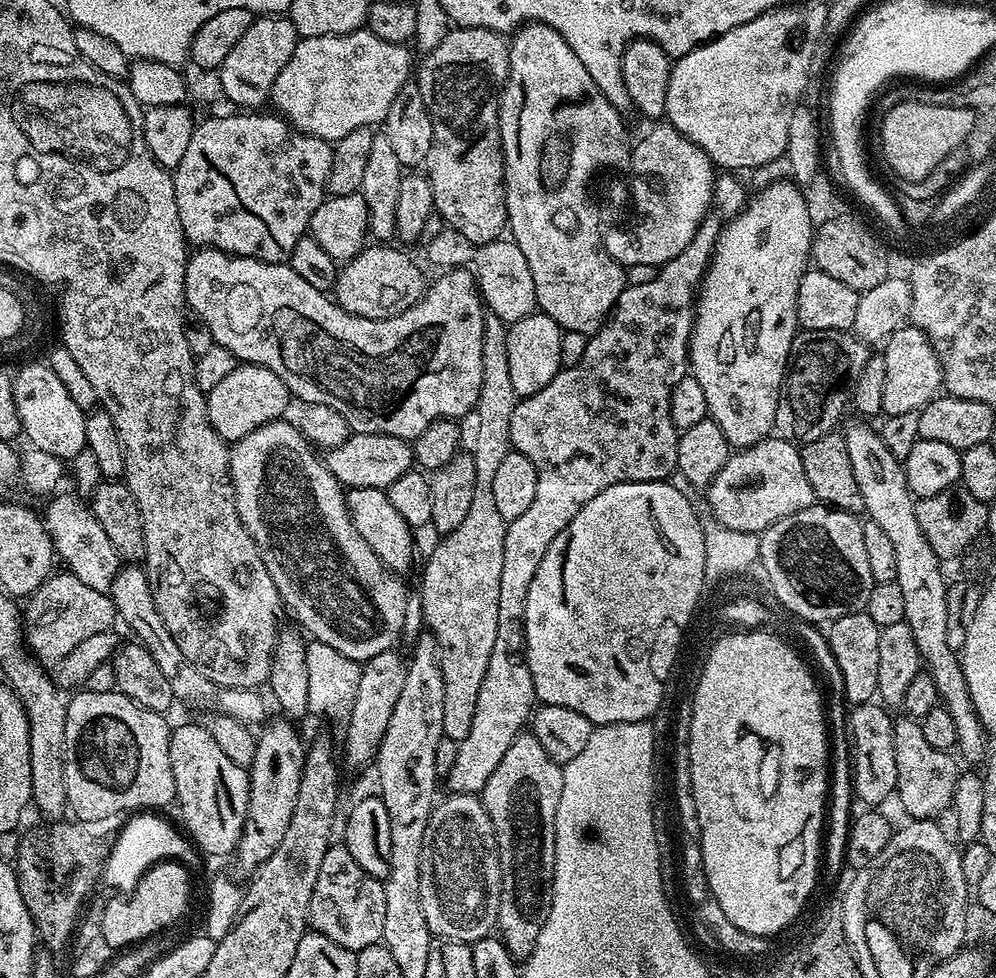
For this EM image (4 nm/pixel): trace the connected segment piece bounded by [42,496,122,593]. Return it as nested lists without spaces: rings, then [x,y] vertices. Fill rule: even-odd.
[[[62,496],[53,497],[46,514],[43,513],[43,524],[51,535],[53,551],[60,559],[67,571],[76,576],[86,586],[93,587],[99,593],[109,593],[112,581],[122,567],[122,558],[114,550],[113,543],[107,537],[106,532],[99,526],[98,520],[94,518],[91,509],[84,505],[77,497],[70,498]]]

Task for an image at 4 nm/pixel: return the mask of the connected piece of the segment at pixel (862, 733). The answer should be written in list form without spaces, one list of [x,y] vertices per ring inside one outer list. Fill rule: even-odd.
[[[880,702],[858,704],[851,711],[848,716],[848,732],[852,735],[850,759],[854,796],[864,806],[880,806],[888,795],[896,792],[898,766],[894,762],[894,720],[888,717],[889,709]]]

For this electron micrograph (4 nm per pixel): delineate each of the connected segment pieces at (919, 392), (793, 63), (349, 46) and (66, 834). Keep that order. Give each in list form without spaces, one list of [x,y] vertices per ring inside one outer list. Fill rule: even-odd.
[[[901,326],[888,337],[883,348],[882,355],[886,362],[886,390],[882,394],[884,416],[919,412],[931,400],[936,399],[944,383],[944,375],[932,343],[921,328]]]
[[[800,4],[797,8],[771,8],[763,12],[758,18],[750,22],[742,22],[742,26],[734,26],[734,30],[723,32],[715,40],[694,49],[690,54],[679,57],[672,65],[670,74],[670,90],[666,90],[666,120],[671,127],[680,131],[683,136],[690,138],[712,160],[713,165],[720,170],[736,170],[732,168],[760,168],[763,164],[772,164],[776,159],[781,159],[786,150],[786,134],[790,134],[790,117],[794,110],[801,107],[804,91],[808,88],[808,75],[812,72],[812,47],[816,39],[823,37],[824,23],[827,18],[827,7],[820,4]]]
[[[367,27],[357,28],[354,32],[347,32],[341,36],[306,36],[297,39],[294,54],[290,54],[290,62],[286,62],[286,66],[282,66],[282,74],[278,74],[278,78],[274,78],[274,86],[270,93],[270,104],[283,119],[287,120],[291,127],[296,128],[300,132],[305,132],[311,136],[317,136],[329,142],[337,142],[344,139],[352,130],[359,128],[371,129],[374,124],[376,126],[383,125],[387,118],[387,112],[394,100],[398,97],[399,91],[402,90],[404,84],[409,83],[410,77],[414,72],[414,60],[412,64],[412,56],[414,52],[411,47],[403,44],[391,44],[382,38],[378,38],[378,34],[368,31]]]
[[[124,811],[94,820],[54,820],[28,831],[14,859],[19,893],[36,926],[39,941],[49,951],[62,949],[76,924],[80,908],[92,886],[101,879],[106,860],[120,830],[128,821]]]

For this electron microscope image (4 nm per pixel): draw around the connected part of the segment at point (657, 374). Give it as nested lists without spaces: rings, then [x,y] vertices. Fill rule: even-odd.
[[[717,175],[716,185],[712,191],[712,208],[722,219],[719,220],[715,214],[705,216],[704,221],[698,226],[690,246],[686,246],[686,250],[682,250],[682,254],[678,254],[678,258],[659,265],[659,272],[654,282],[624,287],[622,294],[616,299],[616,305],[612,307],[603,326],[597,332],[591,333],[587,337],[588,345],[585,346],[584,353],[577,358],[576,364],[570,365],[569,368],[568,365],[561,367],[555,378],[546,386],[542,386],[542,390],[538,390],[538,394],[517,399],[514,406],[514,414],[510,414],[510,442],[515,451],[526,454],[526,458],[530,458],[530,462],[534,462],[534,474],[538,474],[538,490],[534,494],[534,502],[530,502],[530,507],[519,518],[507,521],[506,546],[502,546],[502,579],[498,586],[498,630],[494,637],[494,647],[490,650],[490,662],[486,665],[486,678],[482,678],[482,690],[478,690],[478,706],[474,710],[474,726],[470,726],[470,734],[466,734],[466,738],[462,738],[459,741],[457,746],[458,756],[446,777],[446,783],[448,783],[447,791],[449,793],[483,793],[486,782],[490,782],[490,774],[494,774],[498,762],[502,762],[502,758],[506,755],[506,750],[510,750],[514,738],[525,731],[526,725],[537,707],[538,701],[536,691],[534,690],[534,678],[530,678],[530,666],[528,665],[528,658],[524,654],[526,650],[524,615],[526,614],[526,598],[530,598],[530,582],[534,582],[534,574],[537,572],[538,566],[542,566],[542,558],[546,558],[546,550],[550,550],[550,542],[554,542],[554,538],[558,538],[558,534],[562,534],[562,530],[566,530],[566,526],[570,526],[570,518],[574,518],[574,514],[578,514],[578,510],[582,510],[582,506],[586,506],[586,502],[590,502],[590,498],[595,498],[598,494],[602,494],[602,490],[606,490],[606,486],[614,486],[622,482],[667,481],[671,477],[668,475],[677,471],[676,455],[678,454],[680,432],[672,421],[672,395],[674,394],[674,388],[678,386],[678,382],[682,382],[682,378],[689,375],[690,372],[688,343],[692,337],[692,323],[696,317],[694,305],[698,295],[698,285],[703,280],[704,271],[708,269],[708,264],[712,260],[712,252],[716,249],[716,240],[720,236],[722,221],[727,222],[733,216],[737,216],[750,199],[750,192],[744,189],[743,182],[735,180],[732,176],[735,175]]]

